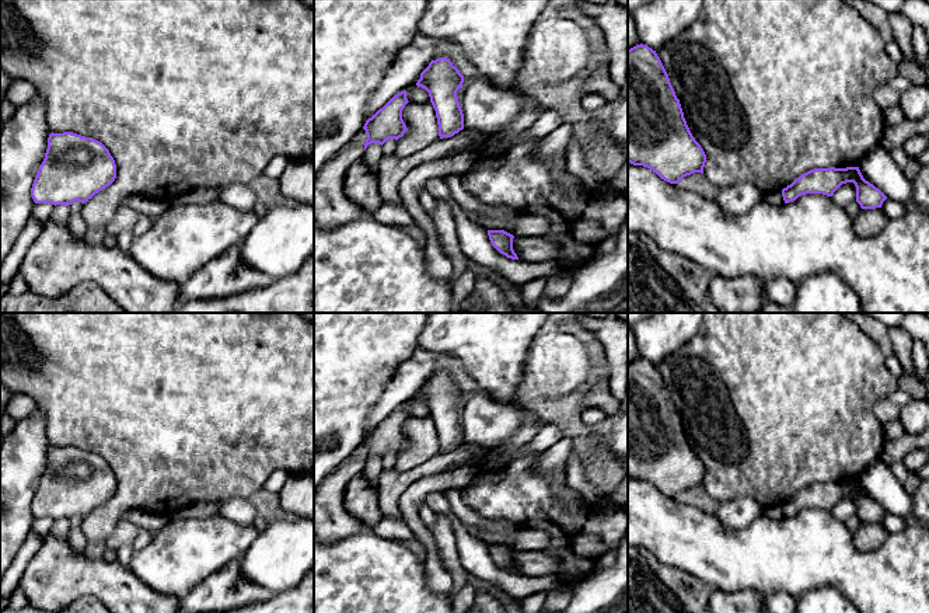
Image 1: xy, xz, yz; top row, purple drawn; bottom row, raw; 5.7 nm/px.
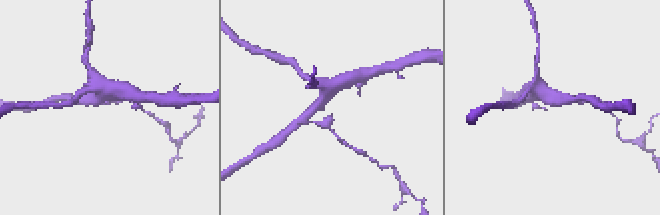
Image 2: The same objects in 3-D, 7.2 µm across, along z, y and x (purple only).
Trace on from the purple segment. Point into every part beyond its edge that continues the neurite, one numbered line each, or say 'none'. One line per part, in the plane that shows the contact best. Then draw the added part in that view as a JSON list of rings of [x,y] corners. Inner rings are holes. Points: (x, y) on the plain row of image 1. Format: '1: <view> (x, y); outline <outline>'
none

